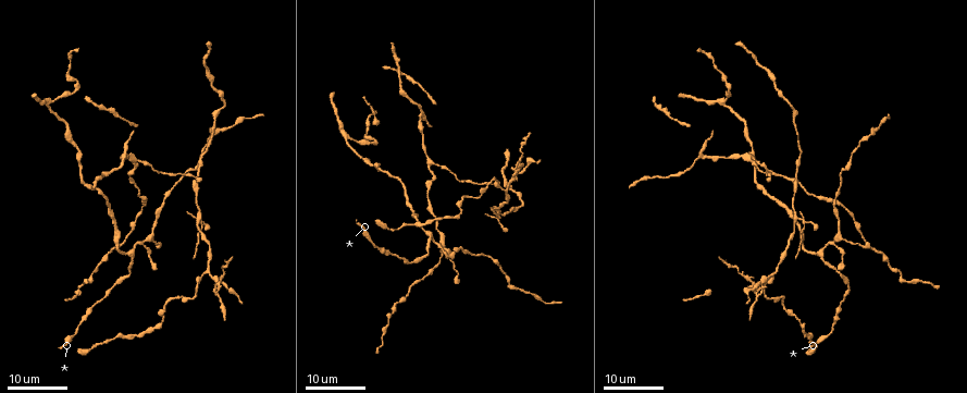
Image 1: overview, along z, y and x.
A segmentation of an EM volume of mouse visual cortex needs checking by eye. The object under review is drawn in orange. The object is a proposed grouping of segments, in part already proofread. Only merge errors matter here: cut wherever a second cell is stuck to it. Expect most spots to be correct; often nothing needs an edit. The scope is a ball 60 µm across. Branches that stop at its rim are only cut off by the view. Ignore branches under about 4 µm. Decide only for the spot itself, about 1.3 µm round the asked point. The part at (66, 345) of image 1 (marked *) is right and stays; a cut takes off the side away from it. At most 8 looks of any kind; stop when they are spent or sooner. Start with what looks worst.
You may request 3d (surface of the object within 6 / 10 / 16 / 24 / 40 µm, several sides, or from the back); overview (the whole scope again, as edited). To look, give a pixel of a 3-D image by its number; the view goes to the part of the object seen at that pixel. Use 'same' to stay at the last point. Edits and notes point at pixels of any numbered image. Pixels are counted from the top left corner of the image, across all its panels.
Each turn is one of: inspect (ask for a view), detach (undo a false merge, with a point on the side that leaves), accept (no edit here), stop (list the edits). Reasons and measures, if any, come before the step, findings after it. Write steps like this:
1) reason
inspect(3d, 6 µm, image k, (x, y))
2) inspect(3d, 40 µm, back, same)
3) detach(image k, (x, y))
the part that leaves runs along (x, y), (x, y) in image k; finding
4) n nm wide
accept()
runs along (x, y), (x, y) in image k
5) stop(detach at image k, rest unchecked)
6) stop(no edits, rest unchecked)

three arms meet
inspect(3d, 16 µm, image 1, (498, 210))

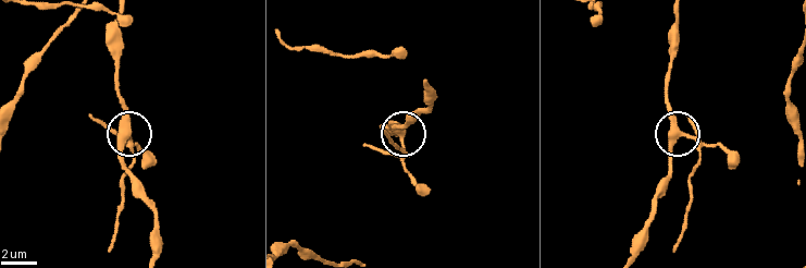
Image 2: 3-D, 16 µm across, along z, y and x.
inspect(3d, 6 µm, image 2, (402, 134))

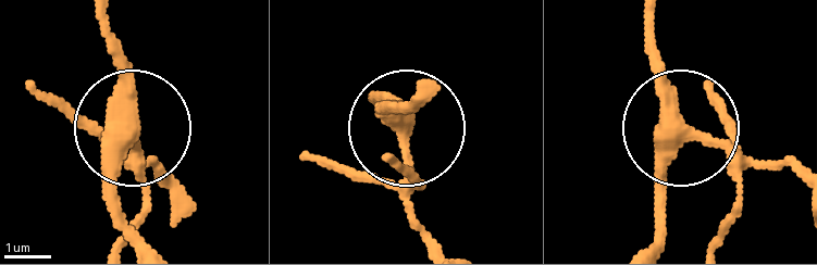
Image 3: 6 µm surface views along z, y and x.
3 arms
accept()
runs along (655, 236), (678, 135), (725, 138), (795, 177) in image 3; continuous, no second cell

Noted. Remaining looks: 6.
side arm on a straight run
inspect(3d, 24 µm, image 1, (216, 289))

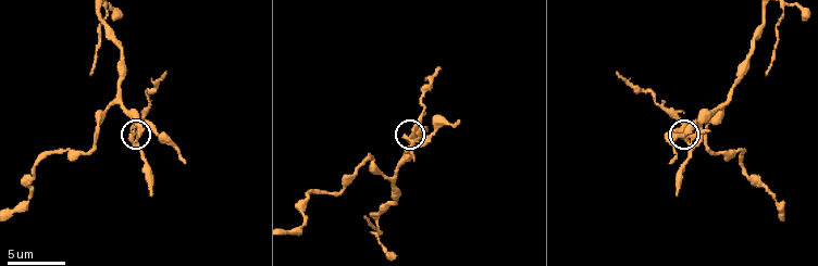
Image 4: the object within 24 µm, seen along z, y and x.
zoom in
inspect(3d, 10 µm, image 4, (411, 134))

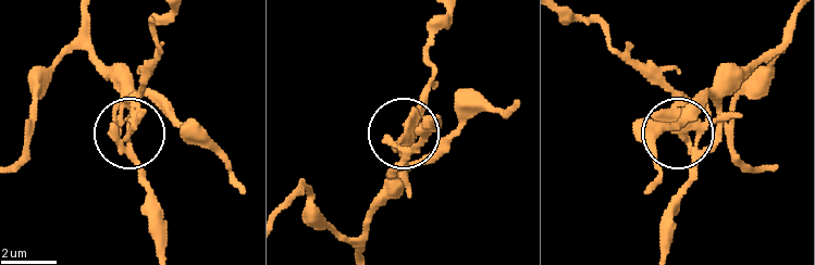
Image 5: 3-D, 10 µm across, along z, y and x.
3 arms
detach(image 5, (412, 113))
the part that leaves runs along (695, 126), (600, 29), (565, 21) in image 5; a second cell is stuck on

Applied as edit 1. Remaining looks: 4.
inspect(3d, 16 µm, image 1, (51, 103))

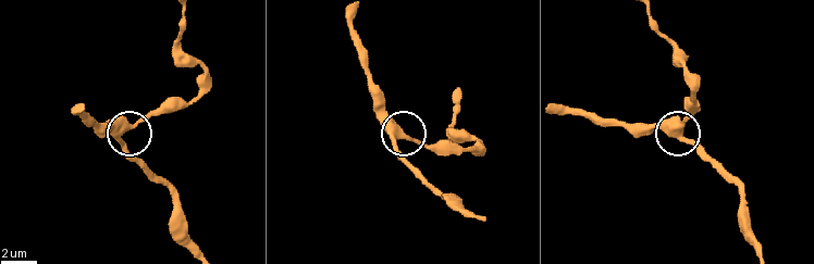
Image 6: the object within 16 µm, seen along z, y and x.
inspect(3d, 10 µm, image 6, (133, 125))

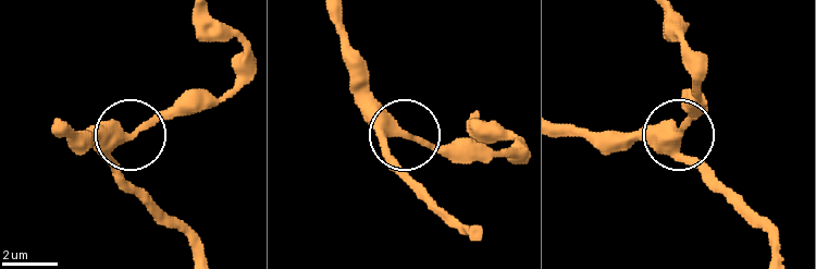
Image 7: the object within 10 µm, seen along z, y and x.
accept()
runs along (478, 239), (405, 175), (388, 147), (398, 125), (351, 78) in image 7; continuous, no second cell

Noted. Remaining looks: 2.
a fork
inspect(3d, 6 µm, image 4, (731, 97))

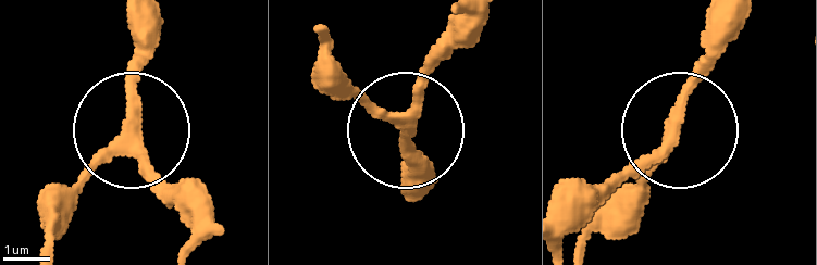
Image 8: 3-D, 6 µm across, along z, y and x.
240 nm wide
accept()
continuous, no second cell

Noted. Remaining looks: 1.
stop(detach at image 5, rest unchecked)

